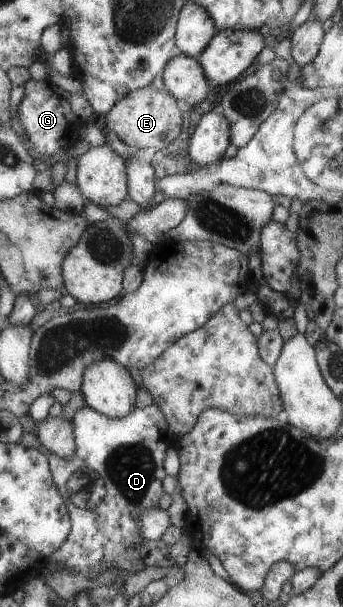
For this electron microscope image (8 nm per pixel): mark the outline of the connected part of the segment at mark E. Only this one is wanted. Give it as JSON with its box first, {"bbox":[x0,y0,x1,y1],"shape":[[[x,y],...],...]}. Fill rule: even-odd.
{"bbox":[105,84,184,150],"shape":[[[153,84],[133,91],[121,99],[105,115],[109,129],[127,145],[163,150],[181,137],[184,129],[184,115],[178,109],[177,97],[168,89],[158,89]]]}

